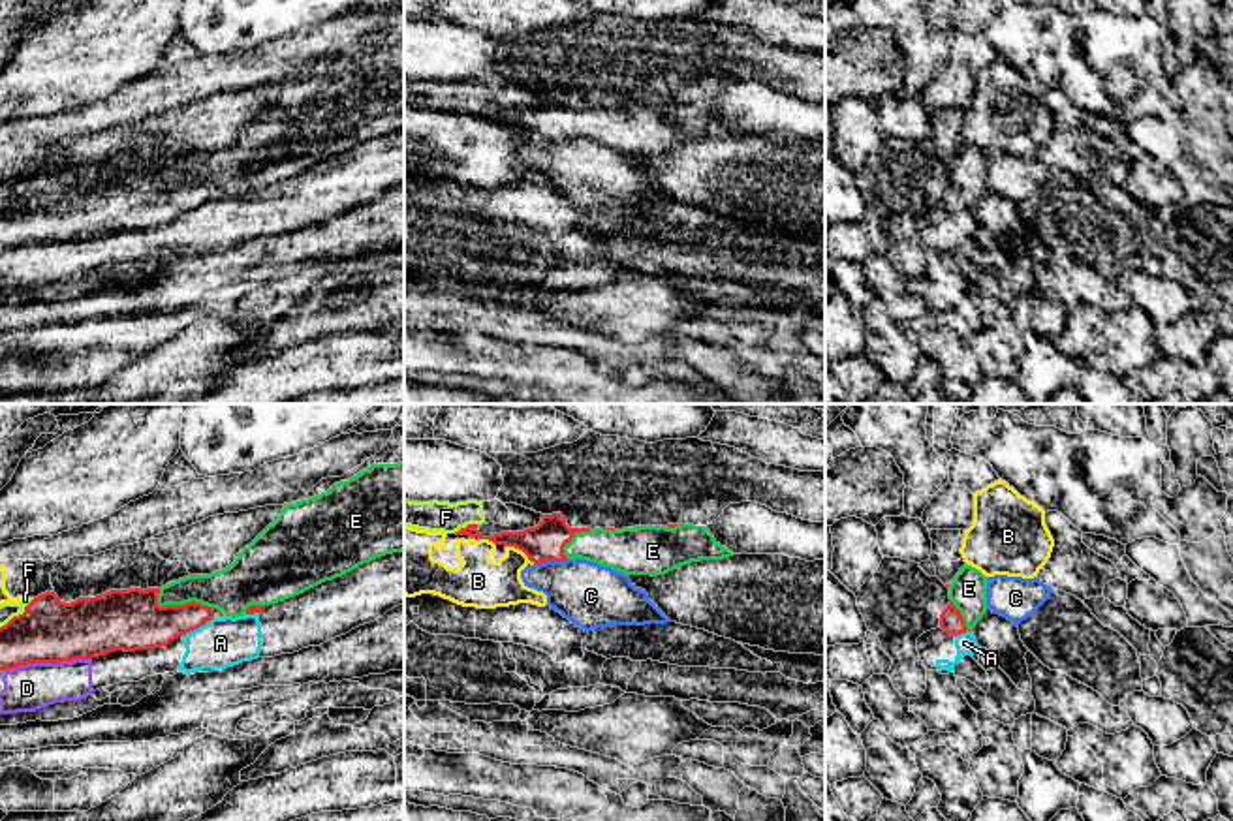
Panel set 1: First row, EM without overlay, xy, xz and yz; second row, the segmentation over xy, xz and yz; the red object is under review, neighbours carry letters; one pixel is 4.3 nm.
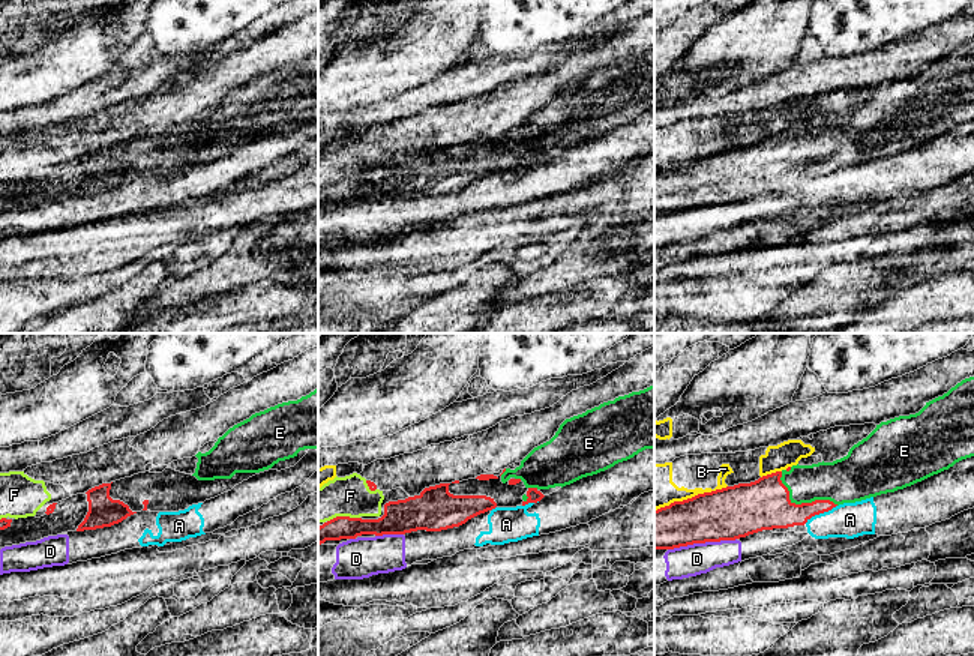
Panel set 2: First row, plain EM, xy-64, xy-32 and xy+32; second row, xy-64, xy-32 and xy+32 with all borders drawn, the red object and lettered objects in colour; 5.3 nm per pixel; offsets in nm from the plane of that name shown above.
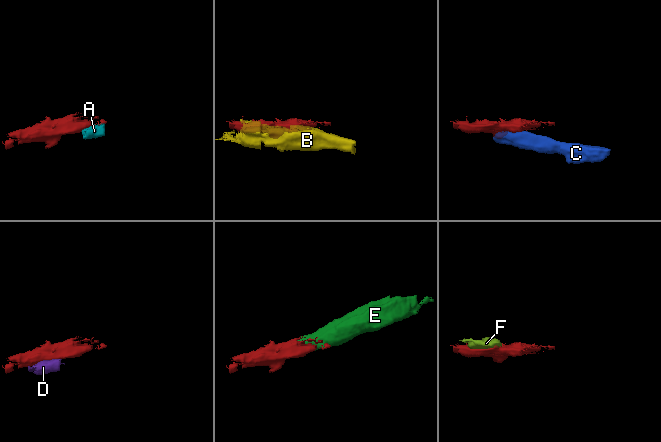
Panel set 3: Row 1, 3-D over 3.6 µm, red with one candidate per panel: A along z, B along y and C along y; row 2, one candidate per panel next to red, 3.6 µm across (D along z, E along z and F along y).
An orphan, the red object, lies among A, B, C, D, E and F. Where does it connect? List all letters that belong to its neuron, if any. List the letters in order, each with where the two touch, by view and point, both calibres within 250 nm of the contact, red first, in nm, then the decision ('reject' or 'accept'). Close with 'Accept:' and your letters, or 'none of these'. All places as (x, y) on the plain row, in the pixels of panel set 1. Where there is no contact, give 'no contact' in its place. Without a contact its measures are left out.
A: meets red in xy at (196, 207); 240 nm thick on the red side, 220 nm on the other; reject
B: meets red in xz at (521, 128); 160 nm thick on the red side, 220 nm on the other; reject
C: meets red in xz at (549, 139); 160 nm thick on the red side, 280 nm on the other; reject
D: meets red in xy at (47, 241); 280 nm thick on the red side, 200 nm on the other; reject
E: meets red in xy at (181, 185); 260 nm thick on the red side, 200 nm on the other; accept
F: meets red in xy at (19, 194); 280 nm thick on the red side, 70 nm on the other; reject
Accept: E

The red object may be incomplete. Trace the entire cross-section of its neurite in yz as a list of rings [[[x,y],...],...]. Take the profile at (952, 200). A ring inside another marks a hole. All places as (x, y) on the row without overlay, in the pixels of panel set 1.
[[[964,143],[949,167],[949,184],[940,194],[940,207],[951,216],[974,210],[987,192],[987,162],[979,148]]]

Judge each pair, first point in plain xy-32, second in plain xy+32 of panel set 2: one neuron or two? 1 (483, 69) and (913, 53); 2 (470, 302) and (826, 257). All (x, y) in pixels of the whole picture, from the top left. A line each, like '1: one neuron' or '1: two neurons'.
1: one neuron
2: two neurons

